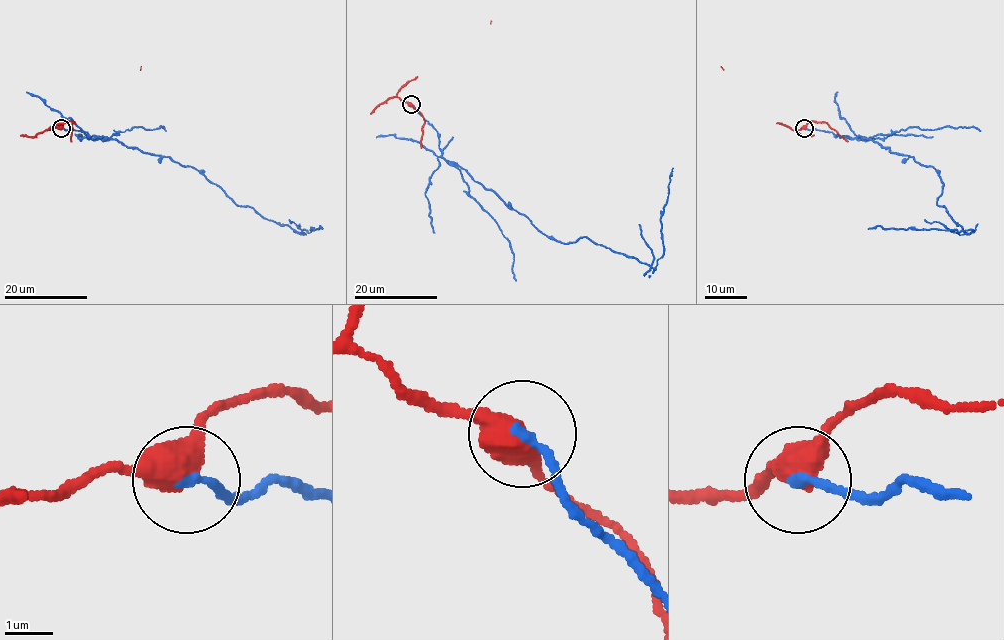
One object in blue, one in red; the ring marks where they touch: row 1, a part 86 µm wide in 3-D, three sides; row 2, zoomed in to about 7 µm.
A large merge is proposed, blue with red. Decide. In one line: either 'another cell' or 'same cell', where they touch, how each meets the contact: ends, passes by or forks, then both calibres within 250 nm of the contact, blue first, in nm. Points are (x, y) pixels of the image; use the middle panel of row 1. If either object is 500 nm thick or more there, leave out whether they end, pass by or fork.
another cell; place (411, 104); calibres 200 and 500 nm

